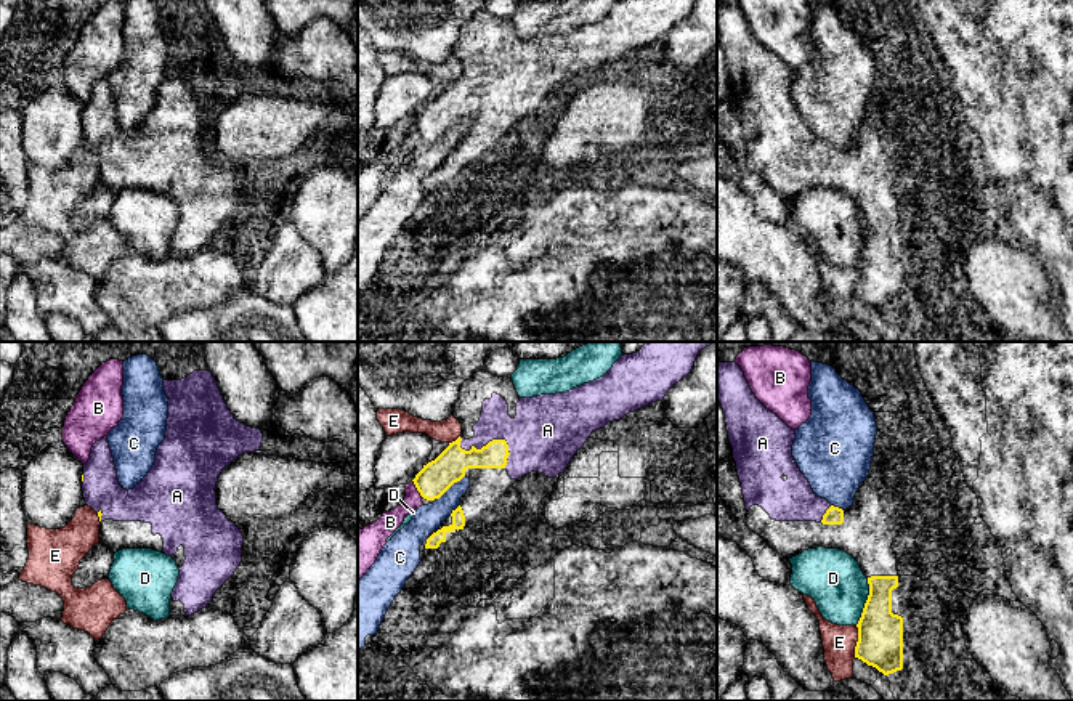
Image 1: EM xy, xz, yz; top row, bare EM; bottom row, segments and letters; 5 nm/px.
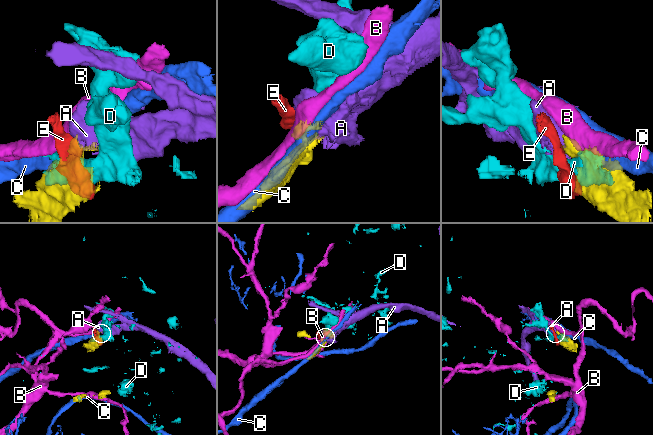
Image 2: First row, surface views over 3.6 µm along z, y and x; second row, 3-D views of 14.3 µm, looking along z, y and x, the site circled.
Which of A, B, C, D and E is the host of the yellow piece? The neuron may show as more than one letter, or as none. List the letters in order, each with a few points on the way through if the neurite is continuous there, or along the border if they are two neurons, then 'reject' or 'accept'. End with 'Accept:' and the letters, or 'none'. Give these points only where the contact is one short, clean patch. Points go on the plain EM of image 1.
A: accept
B: along xz (413, 121), (422, 137) | reject
C: reject
D: reject
E: reject
Accept: A

